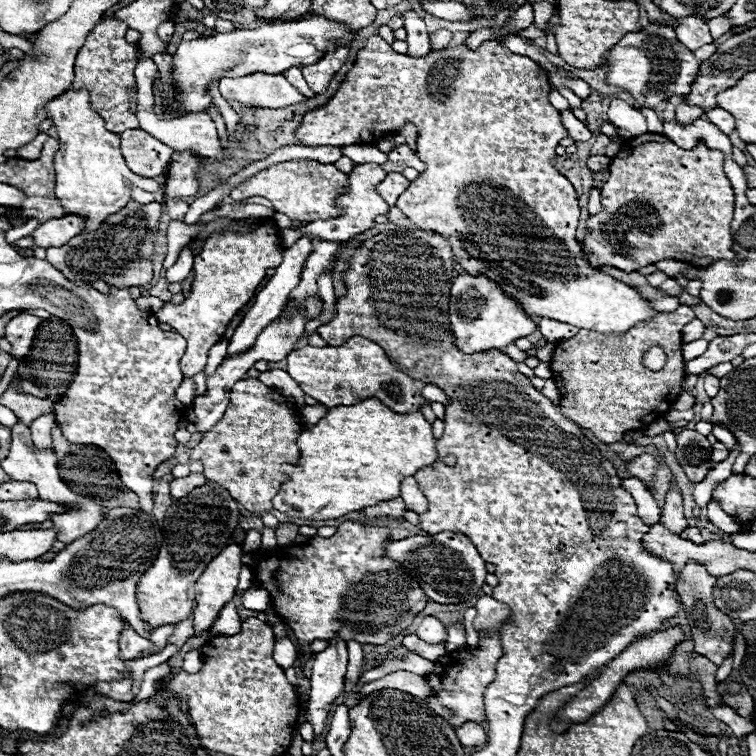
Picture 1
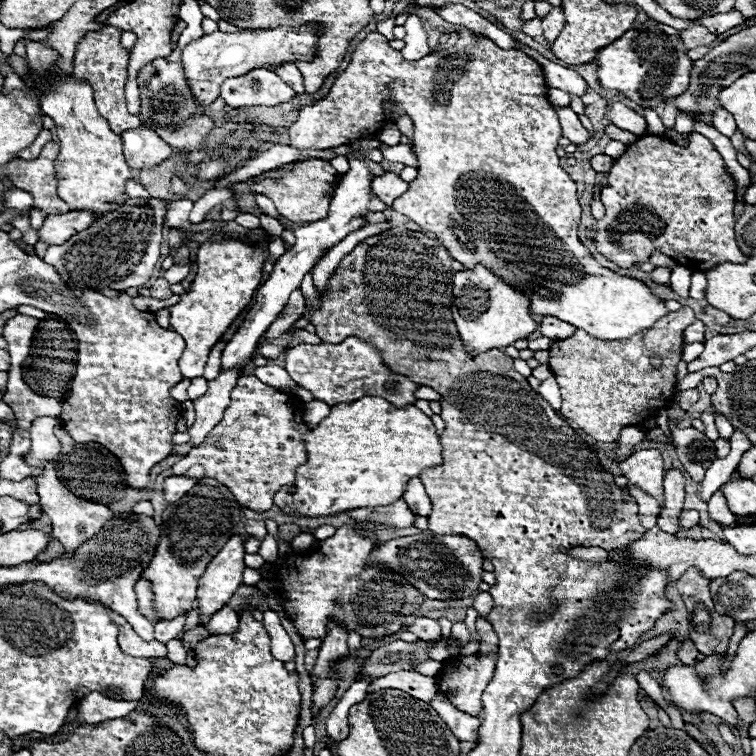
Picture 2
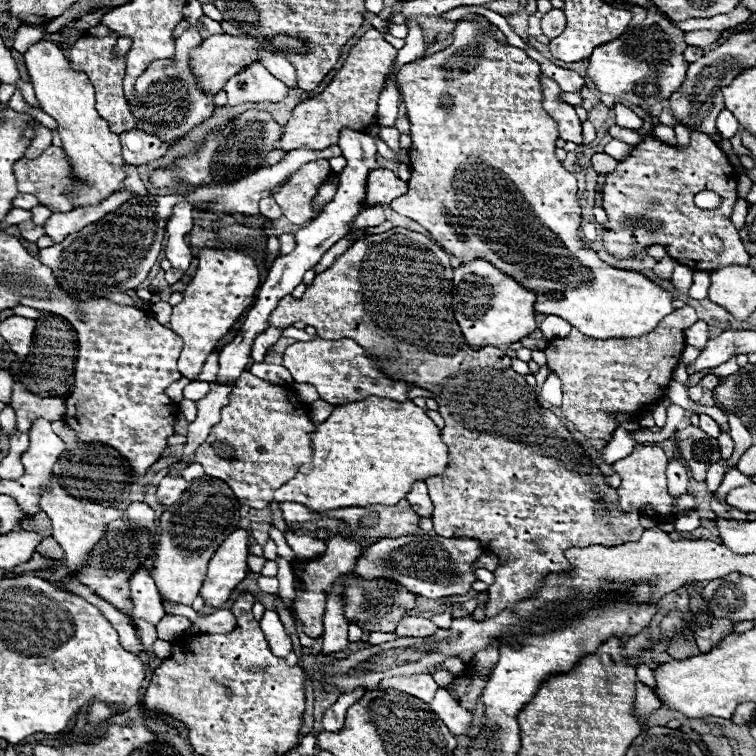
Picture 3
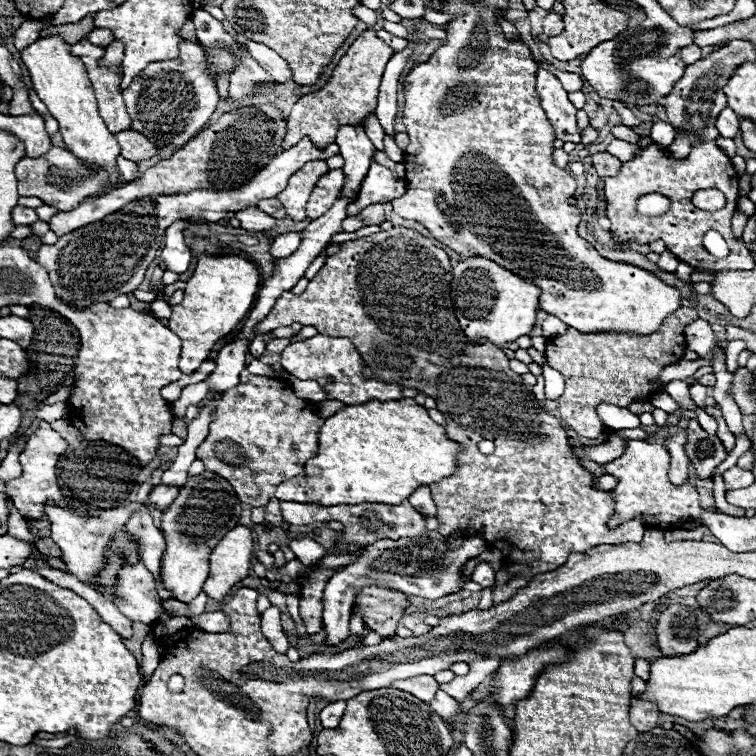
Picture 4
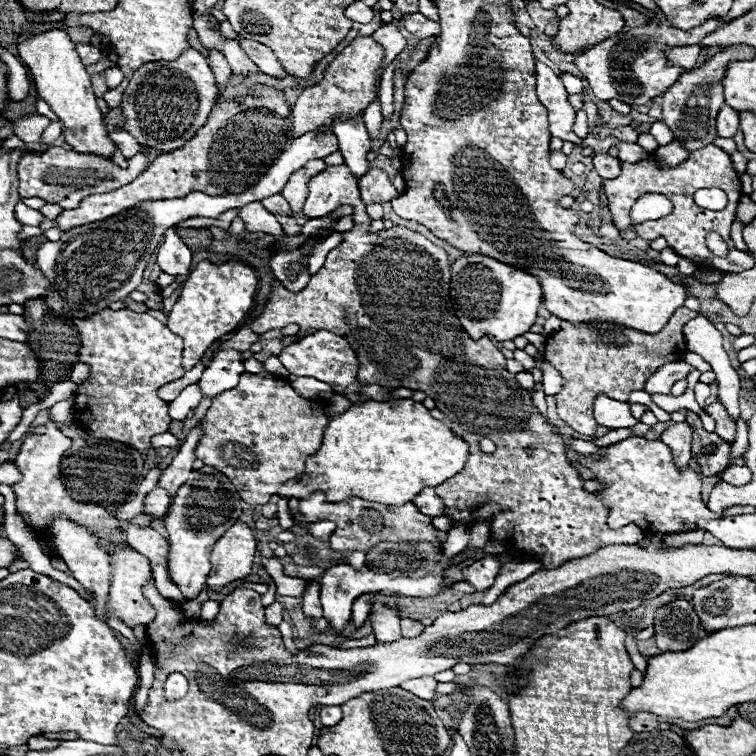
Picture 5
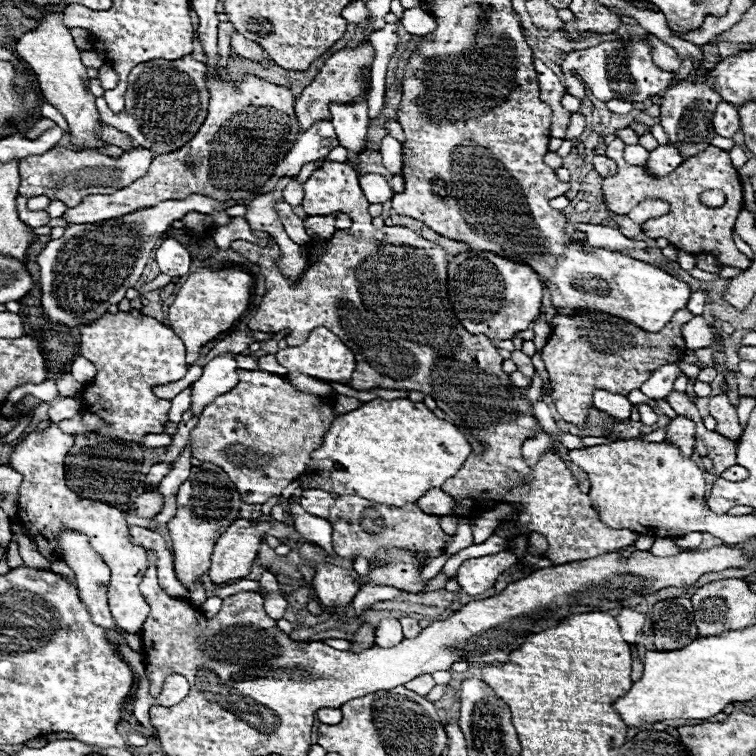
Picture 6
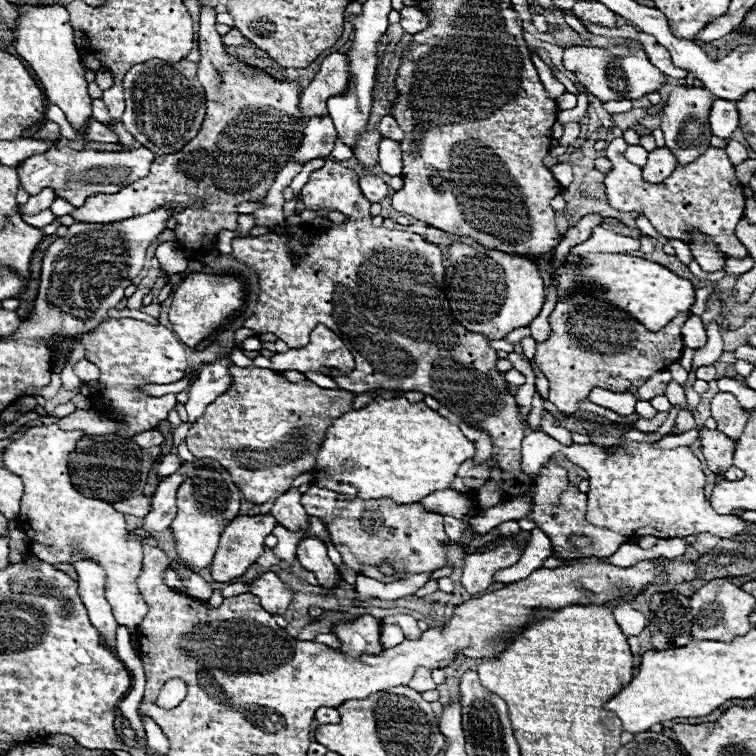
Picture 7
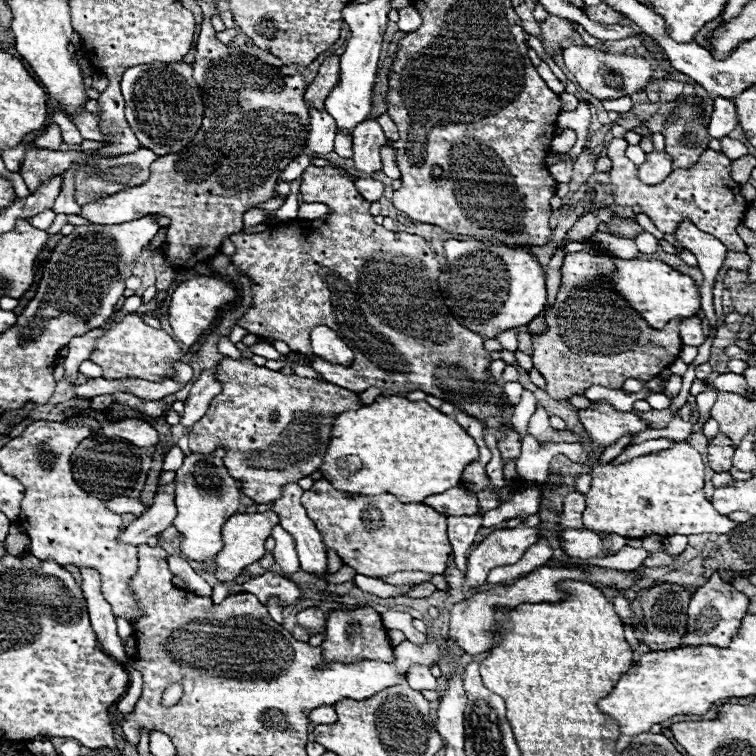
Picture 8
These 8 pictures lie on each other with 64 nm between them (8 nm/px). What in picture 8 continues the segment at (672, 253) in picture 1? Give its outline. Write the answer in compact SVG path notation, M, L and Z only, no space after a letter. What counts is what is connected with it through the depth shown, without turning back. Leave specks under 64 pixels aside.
M614 138L608 146L608 158L614 162L610 170L610 186L612 186L612 196L616 206L640 206L640 212L648 214L652 222L664 232L664 234L674 234L676 226L684 220L690 218L702 232L712 234L720 242L726 244L728 250L738 250L744 252L746 244L742 238L736 234L736 226L742 222L746 214L746 200L740 194L740 184L730 180L730 160L714 150L706 150L698 164L692 166L690 170L674 170L664 182L658 186L646 186L638 180L636 166L624 156L628 142L624 138Z

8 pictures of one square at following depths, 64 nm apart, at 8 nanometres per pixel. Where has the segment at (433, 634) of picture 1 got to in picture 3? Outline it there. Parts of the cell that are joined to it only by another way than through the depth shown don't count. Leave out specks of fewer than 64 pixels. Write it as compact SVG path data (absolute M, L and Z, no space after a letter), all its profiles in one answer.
M404 616L396 626L398 636L418 636L418 638L426 638L436 630L438 626L434 626L428 618L422 616Z

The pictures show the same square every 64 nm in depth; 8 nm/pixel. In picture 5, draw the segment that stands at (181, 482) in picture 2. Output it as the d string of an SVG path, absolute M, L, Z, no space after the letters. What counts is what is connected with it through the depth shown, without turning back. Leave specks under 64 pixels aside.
M156 488L144 496L144 510L142 512L148 516L154 516L154 518L162 518L166 514L168 506L170 506L168 492L162 488Z

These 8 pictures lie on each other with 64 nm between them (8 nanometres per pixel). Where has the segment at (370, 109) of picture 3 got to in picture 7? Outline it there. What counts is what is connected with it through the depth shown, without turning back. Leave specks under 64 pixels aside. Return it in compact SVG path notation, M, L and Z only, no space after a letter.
M334 52L324 58L316 78L310 82L310 86L302 92L300 98L300 110L304 118L312 116L326 116L326 98L342 94L348 84L348 64L346 56L340 52Z

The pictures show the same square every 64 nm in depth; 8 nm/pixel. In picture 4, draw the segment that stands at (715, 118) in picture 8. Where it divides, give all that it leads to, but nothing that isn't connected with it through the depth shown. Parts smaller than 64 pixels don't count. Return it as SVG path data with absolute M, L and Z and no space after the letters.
M724 108L724 110L718 114L716 128L720 130L720 136L724 136L724 138L734 138L736 132L738 132L738 128L740 128L740 118L734 114L734 110Z

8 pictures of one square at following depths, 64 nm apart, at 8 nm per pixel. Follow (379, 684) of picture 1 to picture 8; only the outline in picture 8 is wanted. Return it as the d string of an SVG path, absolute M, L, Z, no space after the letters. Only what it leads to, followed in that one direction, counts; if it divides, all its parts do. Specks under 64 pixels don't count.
M428 666L422 668L410 668L406 674L406 680L410 684L410 688L414 690L436 690L436 678L430 674Z

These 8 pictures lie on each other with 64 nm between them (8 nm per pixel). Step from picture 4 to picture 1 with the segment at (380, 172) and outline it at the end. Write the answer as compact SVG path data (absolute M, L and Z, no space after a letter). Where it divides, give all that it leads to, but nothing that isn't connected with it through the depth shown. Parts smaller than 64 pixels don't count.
M390 172L378 186L376 186L376 190L378 190L378 194L390 204L390 206L394 206L396 204L396 200L398 200L398 196L406 190L410 186L410 180L406 180L402 174L398 174L398 172Z

